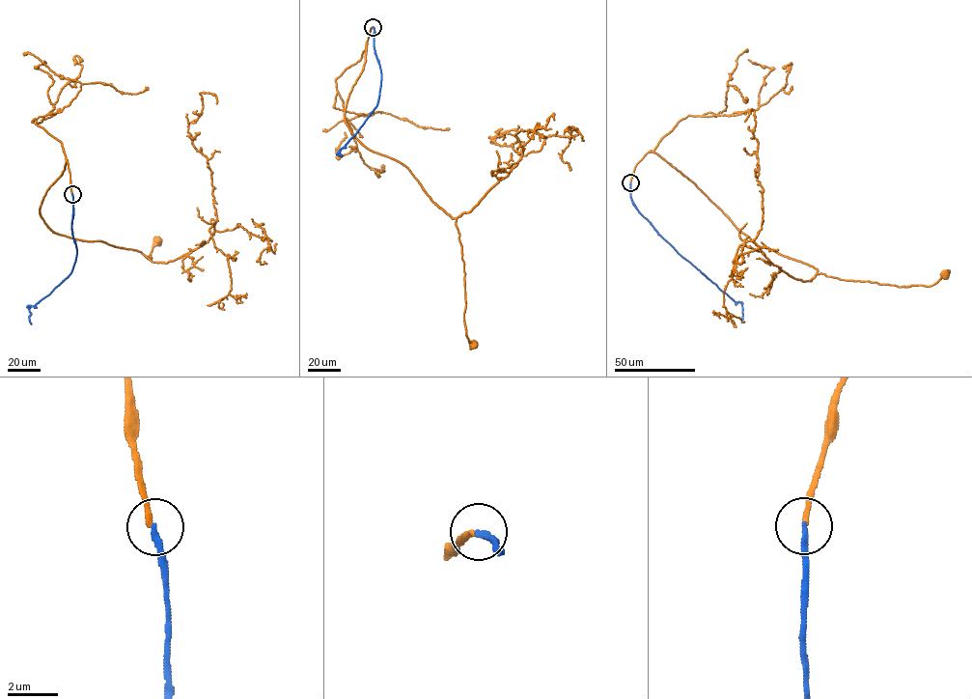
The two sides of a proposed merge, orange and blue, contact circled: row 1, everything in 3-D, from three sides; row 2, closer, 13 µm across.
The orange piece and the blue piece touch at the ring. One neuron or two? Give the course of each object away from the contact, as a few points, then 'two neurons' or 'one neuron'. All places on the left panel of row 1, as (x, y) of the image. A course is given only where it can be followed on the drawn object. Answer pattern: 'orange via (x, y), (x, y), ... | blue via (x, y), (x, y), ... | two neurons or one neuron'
orange via (72, 194), (67, 160), (61, 175), (46, 190), (40, 214), (57, 234), (132, 249), (151, 260), (156, 241) | blue via (72, 194), (71, 230), (76, 249), (75, 261), (70, 274), (48, 294), (29, 306), (31, 323) | two neurons

